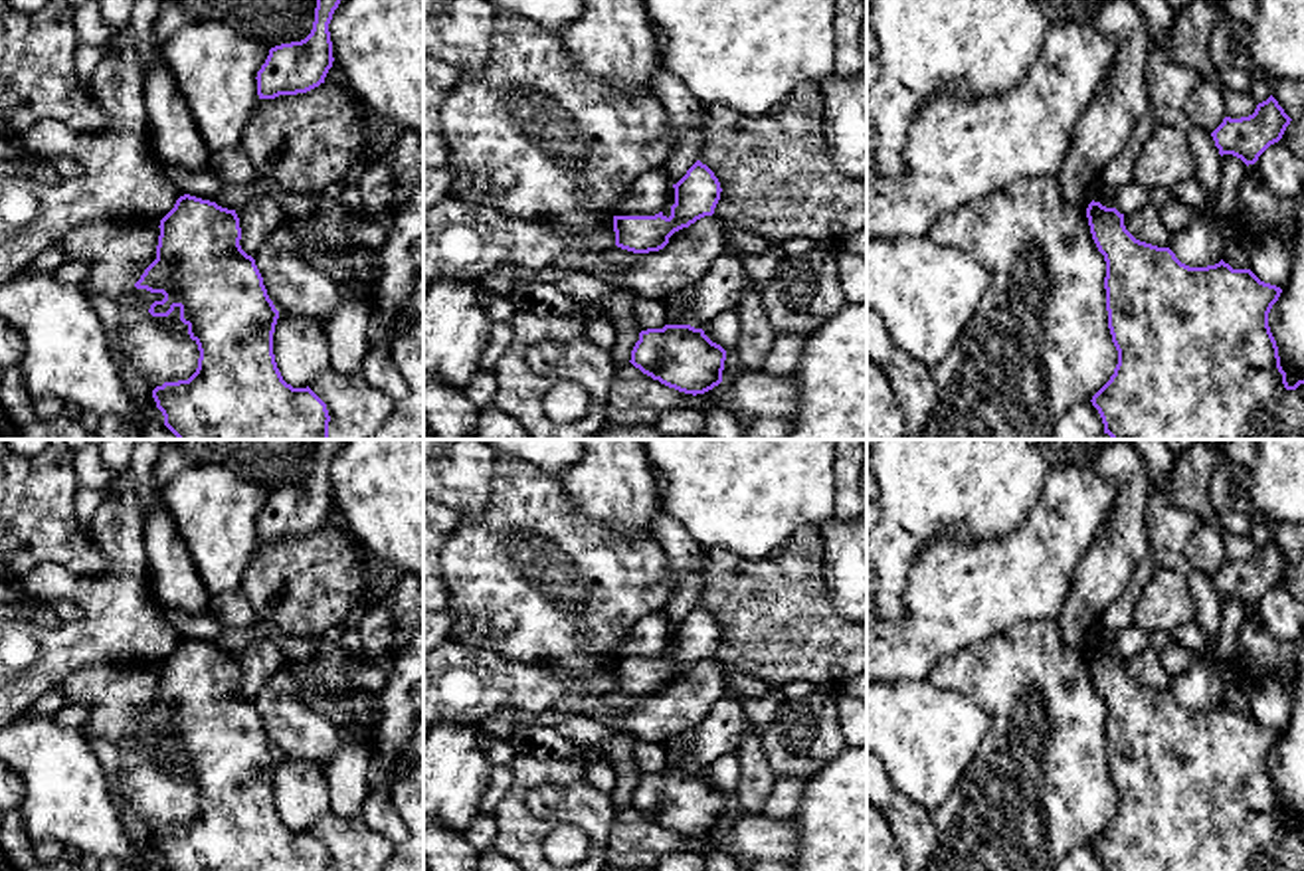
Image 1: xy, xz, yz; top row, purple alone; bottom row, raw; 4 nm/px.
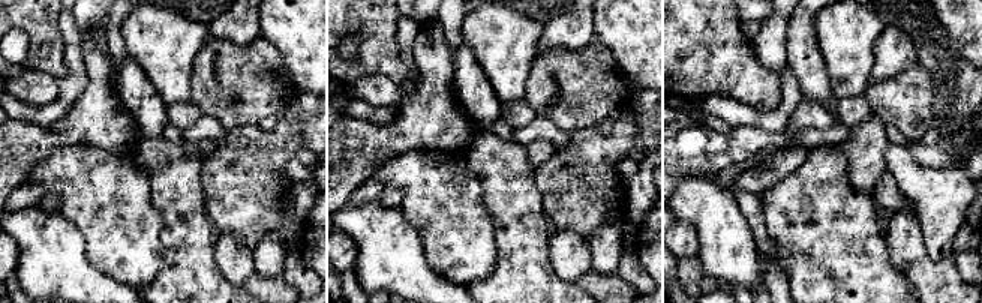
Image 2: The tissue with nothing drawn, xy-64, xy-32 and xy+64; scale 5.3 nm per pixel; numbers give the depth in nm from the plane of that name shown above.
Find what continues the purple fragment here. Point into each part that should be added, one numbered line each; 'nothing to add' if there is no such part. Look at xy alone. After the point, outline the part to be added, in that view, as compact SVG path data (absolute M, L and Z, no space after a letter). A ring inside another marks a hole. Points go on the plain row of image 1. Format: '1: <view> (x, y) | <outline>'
nothing to add

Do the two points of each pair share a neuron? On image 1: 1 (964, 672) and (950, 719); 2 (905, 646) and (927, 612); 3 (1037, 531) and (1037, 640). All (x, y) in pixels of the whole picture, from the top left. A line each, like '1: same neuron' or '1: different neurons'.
1: different neurons
2: same neuron
3: different neurons

